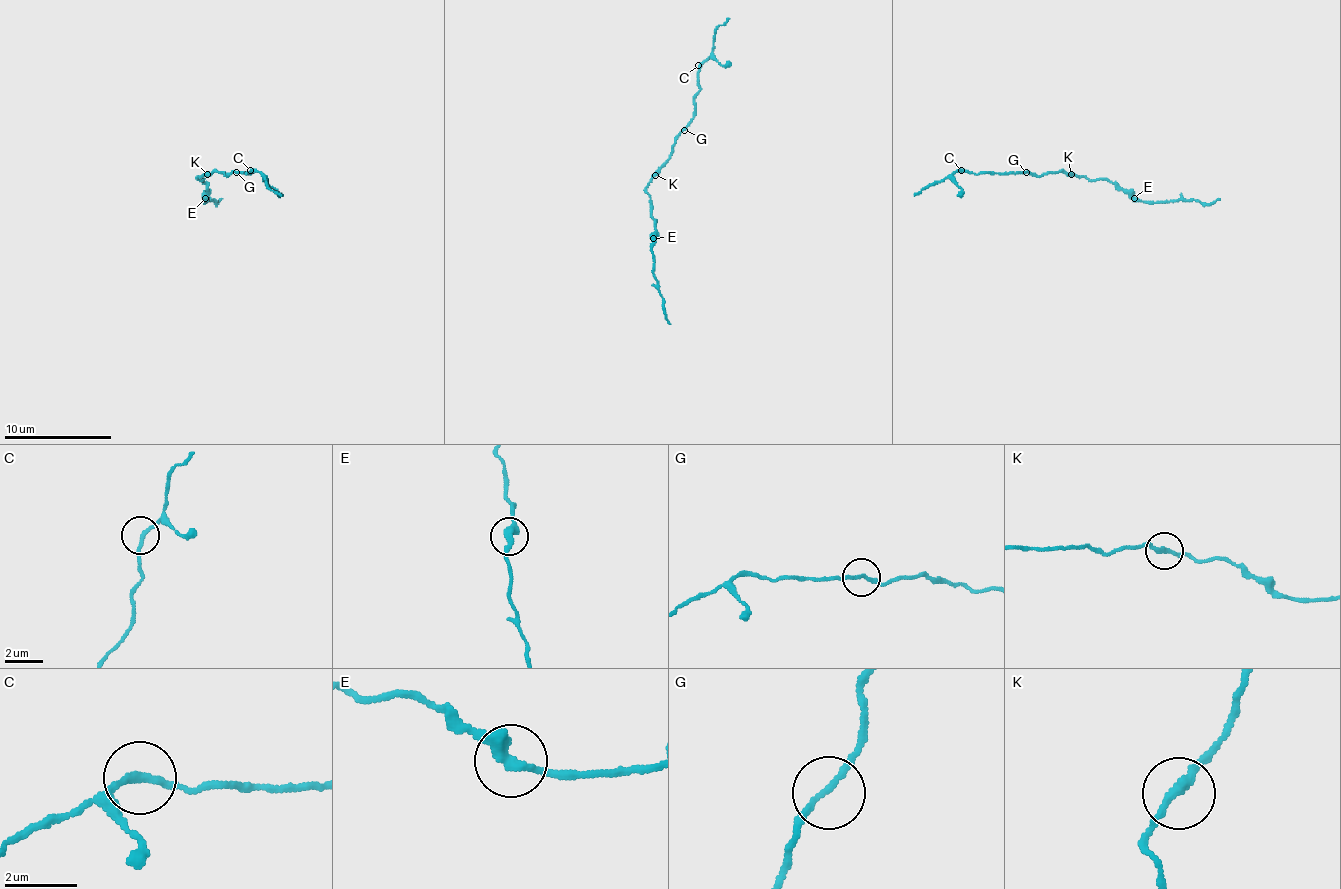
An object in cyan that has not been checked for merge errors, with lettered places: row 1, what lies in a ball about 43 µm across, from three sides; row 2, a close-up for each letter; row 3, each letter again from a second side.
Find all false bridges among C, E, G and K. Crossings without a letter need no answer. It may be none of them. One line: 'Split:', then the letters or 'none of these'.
Split: E

